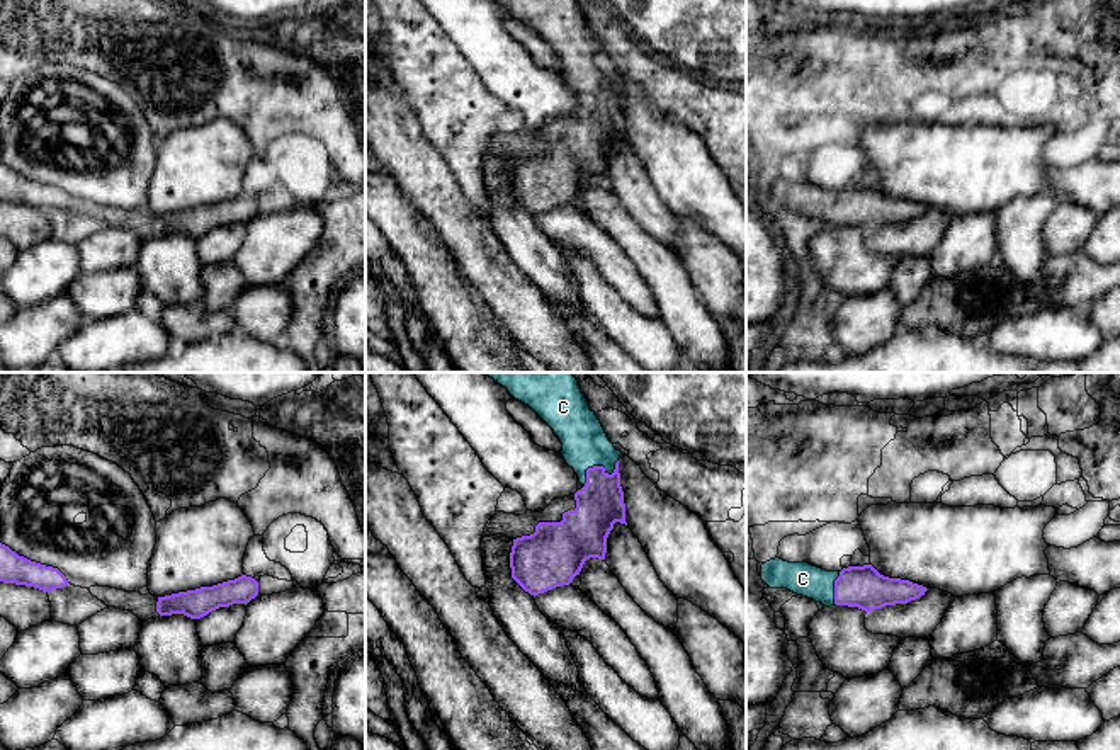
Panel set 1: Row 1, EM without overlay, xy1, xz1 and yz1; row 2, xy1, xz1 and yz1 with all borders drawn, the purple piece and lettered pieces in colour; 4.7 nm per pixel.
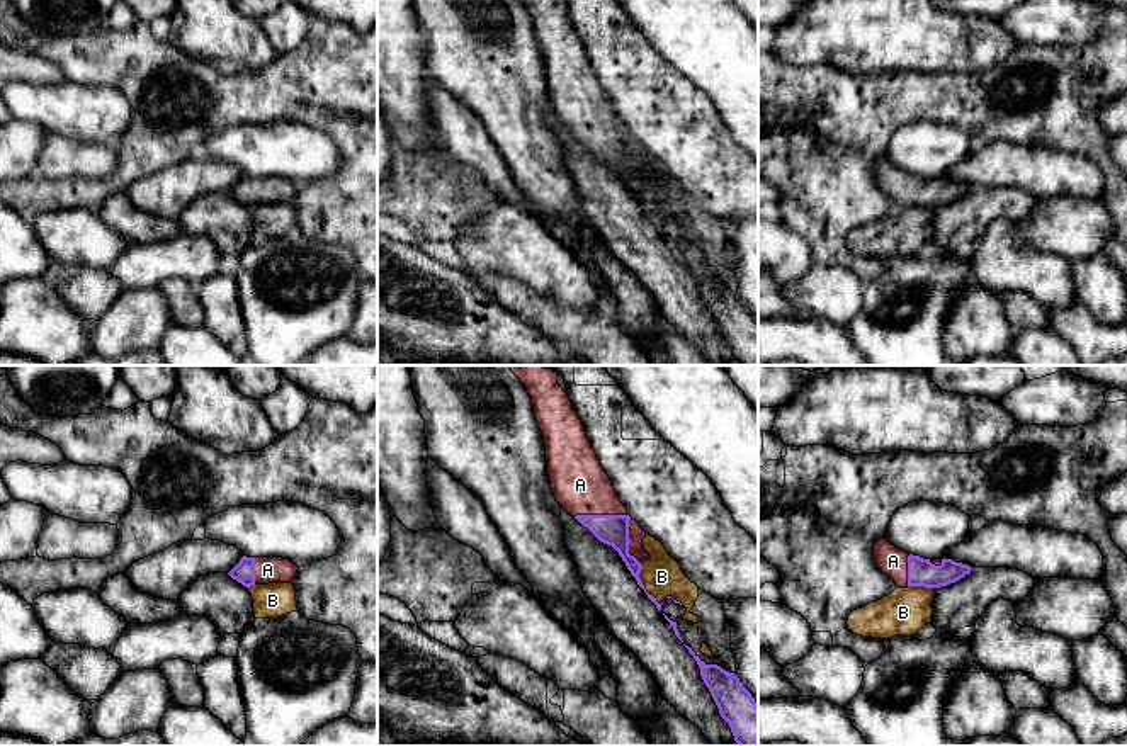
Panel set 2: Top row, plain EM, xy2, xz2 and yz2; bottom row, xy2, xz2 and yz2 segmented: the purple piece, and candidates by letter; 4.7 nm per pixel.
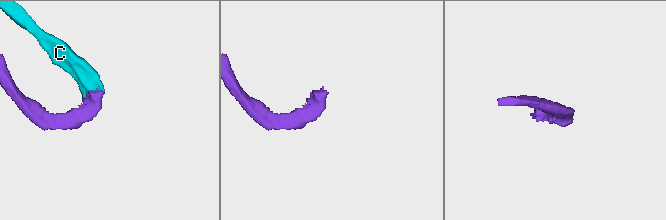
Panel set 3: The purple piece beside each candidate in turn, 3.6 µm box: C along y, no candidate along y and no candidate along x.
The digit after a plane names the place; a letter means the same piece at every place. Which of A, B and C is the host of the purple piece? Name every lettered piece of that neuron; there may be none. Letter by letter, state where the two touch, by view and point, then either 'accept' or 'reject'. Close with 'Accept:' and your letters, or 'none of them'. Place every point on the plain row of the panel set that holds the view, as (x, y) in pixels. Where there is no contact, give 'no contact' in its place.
A: xz2 (600, 135) | accept
B: xz2 (641, 203) | reject
C: xz1 (597, 85) | accept
Accept: A, C

